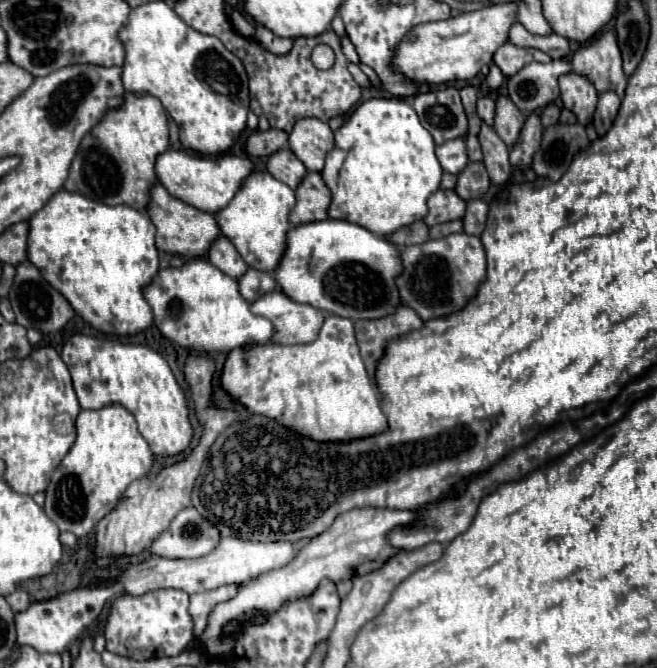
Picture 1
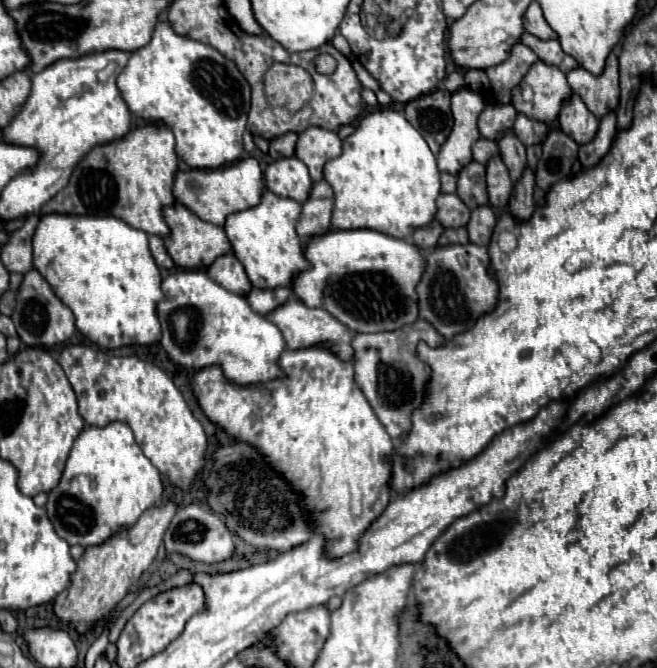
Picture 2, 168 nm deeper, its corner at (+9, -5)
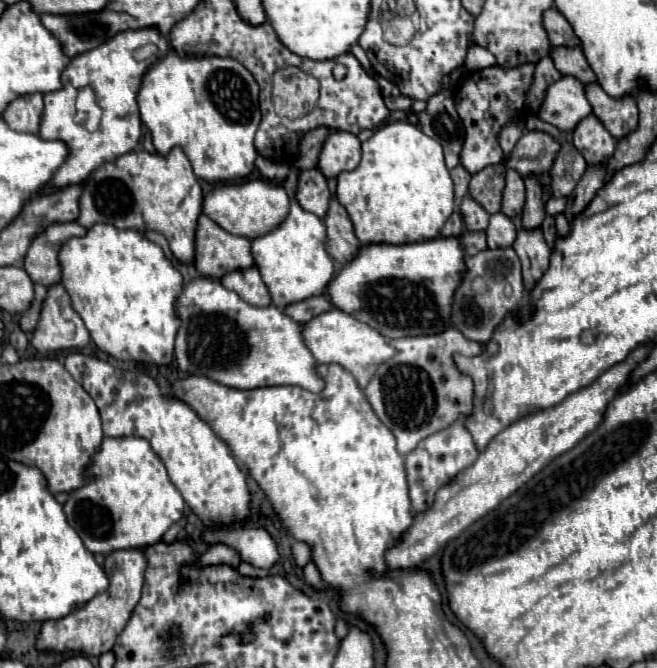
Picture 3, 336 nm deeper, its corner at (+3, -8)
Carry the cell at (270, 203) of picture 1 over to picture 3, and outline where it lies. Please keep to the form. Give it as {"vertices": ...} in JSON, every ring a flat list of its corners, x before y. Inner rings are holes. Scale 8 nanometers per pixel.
{"vertices":[[296,201,290,203,286,219,270,233,252,239,252,257,262,275,264,285,270,291,272,303,284,309,288,303,302,301,312,295,322,295,326,283,334,275,334,263,324,249,326,229,320,217,304,211]]}

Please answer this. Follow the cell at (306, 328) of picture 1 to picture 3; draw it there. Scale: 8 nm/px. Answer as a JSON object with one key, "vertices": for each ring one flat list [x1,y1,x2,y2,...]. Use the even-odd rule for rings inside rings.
{"vertices":[[330,309,326,313,314,315,310,321,302,323,300,327,302,327,302,339,304,339,306,347,312,351,314,359,318,363,342,365,346,371,350,371,356,377,360,389,364,389,368,385,368,381,376,373,378,365,388,361,396,353,378,331,374,331,366,323,360,323,358,319,354,319,352,315,348,315,344,311]]}

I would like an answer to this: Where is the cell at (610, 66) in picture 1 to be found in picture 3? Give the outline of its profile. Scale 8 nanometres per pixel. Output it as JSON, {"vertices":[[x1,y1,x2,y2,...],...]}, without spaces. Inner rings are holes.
{"vertices":[[586,83,584,91,588,95,588,103,592,105,592,113,604,123,612,137,620,139,636,129,638,123,638,107,634,95,610,97,598,83]]}

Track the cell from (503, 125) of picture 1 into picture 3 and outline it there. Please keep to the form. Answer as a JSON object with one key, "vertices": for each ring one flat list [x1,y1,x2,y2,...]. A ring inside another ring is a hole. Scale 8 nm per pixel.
{"vertices":[[526,175,524,185,526,185,526,205,522,213,522,225,526,229,532,229,532,227,542,225,542,219,544,219,544,205,540,201,542,187,536,175]]}

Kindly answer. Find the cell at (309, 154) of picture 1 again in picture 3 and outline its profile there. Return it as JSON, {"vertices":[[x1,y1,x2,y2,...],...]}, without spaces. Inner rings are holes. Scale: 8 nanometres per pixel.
{"vertices":[[332,131,324,139,320,151,318,169,326,179,338,177,342,171,350,171,360,163,360,141,356,135,346,131]]}

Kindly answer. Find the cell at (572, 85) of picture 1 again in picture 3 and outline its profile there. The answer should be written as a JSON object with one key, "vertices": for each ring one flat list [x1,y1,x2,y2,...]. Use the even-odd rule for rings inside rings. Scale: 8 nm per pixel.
{"vertices":[[584,117,572,131,574,147,584,155,588,165,604,163,616,147,616,139,604,129,604,125,594,117]]}

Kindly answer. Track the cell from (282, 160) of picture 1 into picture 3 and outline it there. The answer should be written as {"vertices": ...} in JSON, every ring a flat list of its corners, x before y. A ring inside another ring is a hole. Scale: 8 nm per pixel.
{"vertices":[[306,169,298,173,298,185,294,189,294,197,302,209,318,215,320,219,328,211,330,191,324,175,318,169]]}

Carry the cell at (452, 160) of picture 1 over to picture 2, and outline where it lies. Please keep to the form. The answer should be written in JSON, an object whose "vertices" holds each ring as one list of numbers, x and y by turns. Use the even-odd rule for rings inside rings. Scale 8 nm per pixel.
{"vertices":[[460,88,452,94,454,128,438,154,438,168,442,172,458,174,472,162,472,144,480,138,478,116,486,108,486,98,470,88]]}

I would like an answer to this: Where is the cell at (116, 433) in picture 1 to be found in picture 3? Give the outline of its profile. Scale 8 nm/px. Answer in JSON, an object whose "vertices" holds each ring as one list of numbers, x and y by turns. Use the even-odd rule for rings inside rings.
{"vertices":[[104,437,100,449,92,455,88,467,84,469,84,477,86,483,68,495,64,513,72,529,80,535,84,547,88,547,88,551,92,553,108,555,118,549,154,545,162,539,168,527,182,517,184,499,168,479,166,467,158,459,158,455,142,437]]}

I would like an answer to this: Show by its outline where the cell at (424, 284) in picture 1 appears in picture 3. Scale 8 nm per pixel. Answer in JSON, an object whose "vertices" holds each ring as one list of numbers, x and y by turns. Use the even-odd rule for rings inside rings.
{"vertices":[[512,247,506,249,486,249,476,253,474,257,466,257,466,271,462,275,460,287,454,291,452,299,452,327,458,329,466,339,484,343,492,337,492,331,502,323,502,319,510,313,516,311,524,301,524,283,522,283,522,271,520,271,520,259]]}

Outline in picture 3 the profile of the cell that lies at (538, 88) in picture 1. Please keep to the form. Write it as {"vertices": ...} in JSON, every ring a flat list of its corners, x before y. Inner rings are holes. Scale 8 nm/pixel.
{"vertices":[[566,75,546,89,538,117,560,131,572,131,590,113,592,107,584,95,584,85,576,77]]}

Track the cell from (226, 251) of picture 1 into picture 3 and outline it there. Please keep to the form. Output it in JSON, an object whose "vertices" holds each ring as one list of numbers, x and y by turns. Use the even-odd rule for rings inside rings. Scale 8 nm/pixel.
{"vertices":[[256,267,250,269,238,269,238,271,230,271,226,273,220,283,226,289,236,291,246,303,256,305,256,307,268,307,272,303,270,293,266,289,266,285,262,283,262,277,258,273]]}

